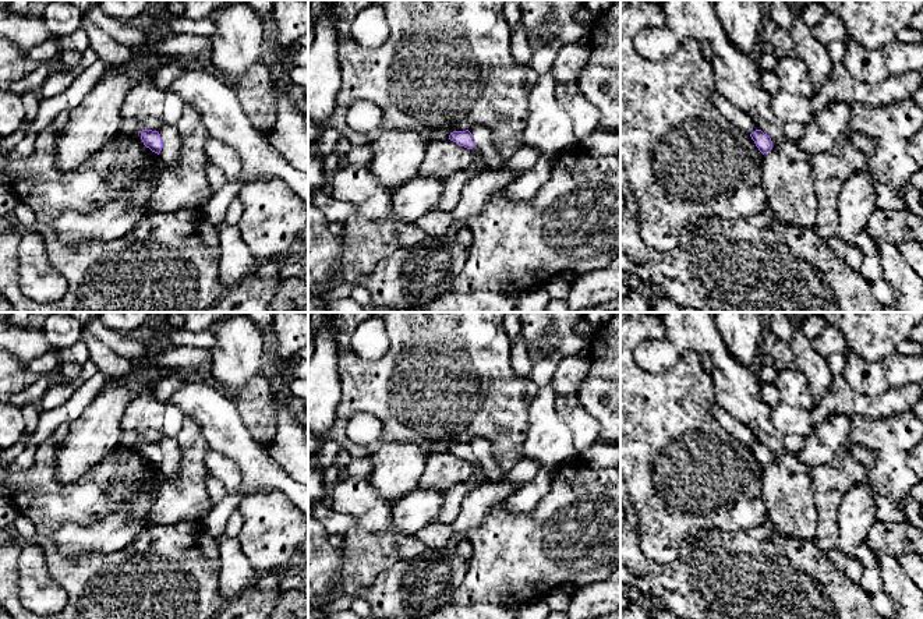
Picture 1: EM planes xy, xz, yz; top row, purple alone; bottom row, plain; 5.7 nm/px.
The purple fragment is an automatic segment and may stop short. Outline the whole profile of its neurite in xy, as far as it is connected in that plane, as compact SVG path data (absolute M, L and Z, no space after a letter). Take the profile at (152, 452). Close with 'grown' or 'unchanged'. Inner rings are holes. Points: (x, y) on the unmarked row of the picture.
M142 442L141 452L146 460L149 460L155 466L160 466L163 460L163 452L158 443Z; unchanged

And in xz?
M468 442L466 443L453 443L449 448L449 452L456 454L460 459L464 459L467 461L470 461L474 467L474 474L480 474L484 478L484 484L487 482L492 482L488 475L485 474L485 471L481 468L480 463L477 461L473 450L471 450L471 445Z; grown

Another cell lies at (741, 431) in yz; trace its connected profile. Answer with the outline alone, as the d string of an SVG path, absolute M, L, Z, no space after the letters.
M718 403L712 406L711 413L714 418L719 422L719 425L745 446L750 448L756 442L760 442L747 424L735 418L732 414L725 411Z

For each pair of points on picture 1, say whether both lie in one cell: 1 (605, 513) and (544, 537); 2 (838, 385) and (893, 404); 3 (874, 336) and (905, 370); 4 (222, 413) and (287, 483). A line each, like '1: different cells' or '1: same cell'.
1: same cell
2: same cell
3: different cells
4: same cell

